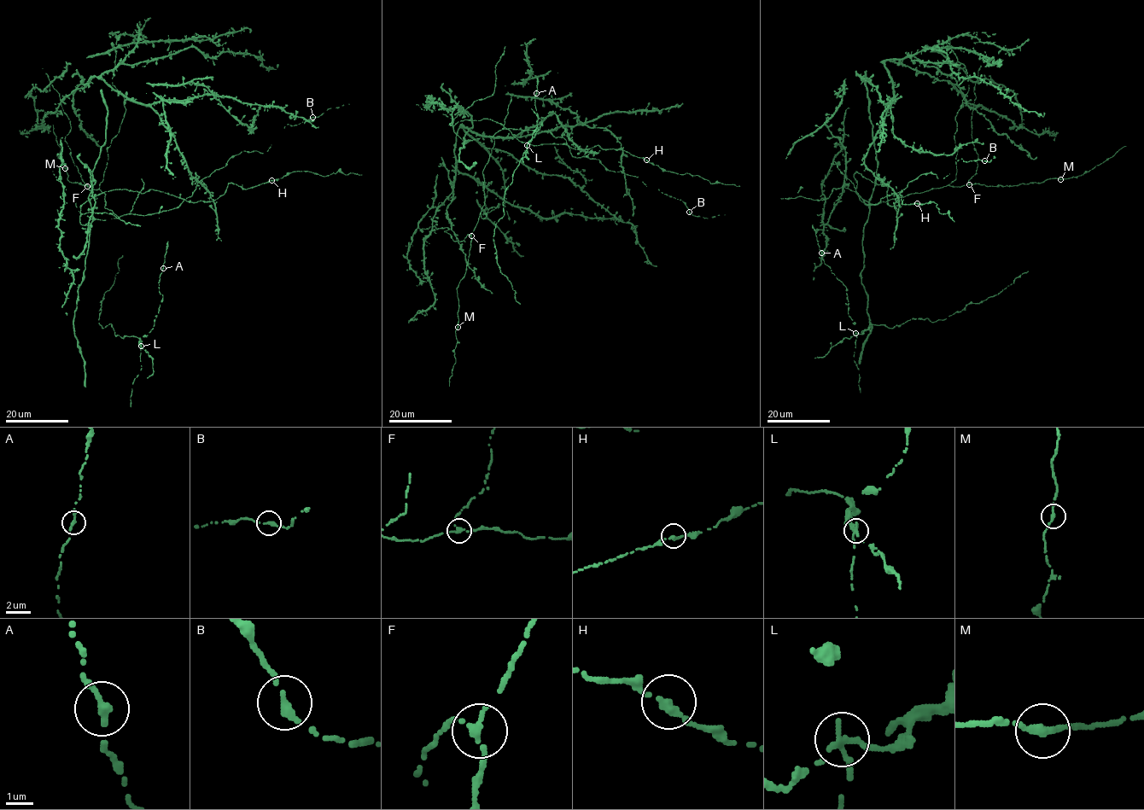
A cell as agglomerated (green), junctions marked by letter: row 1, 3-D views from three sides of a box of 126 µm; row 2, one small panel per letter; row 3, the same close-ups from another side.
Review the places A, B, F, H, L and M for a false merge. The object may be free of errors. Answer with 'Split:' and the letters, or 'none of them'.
Split: L

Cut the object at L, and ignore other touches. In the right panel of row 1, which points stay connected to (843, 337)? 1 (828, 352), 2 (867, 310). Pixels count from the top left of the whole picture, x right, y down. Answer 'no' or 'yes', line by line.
1: yes
2: no

